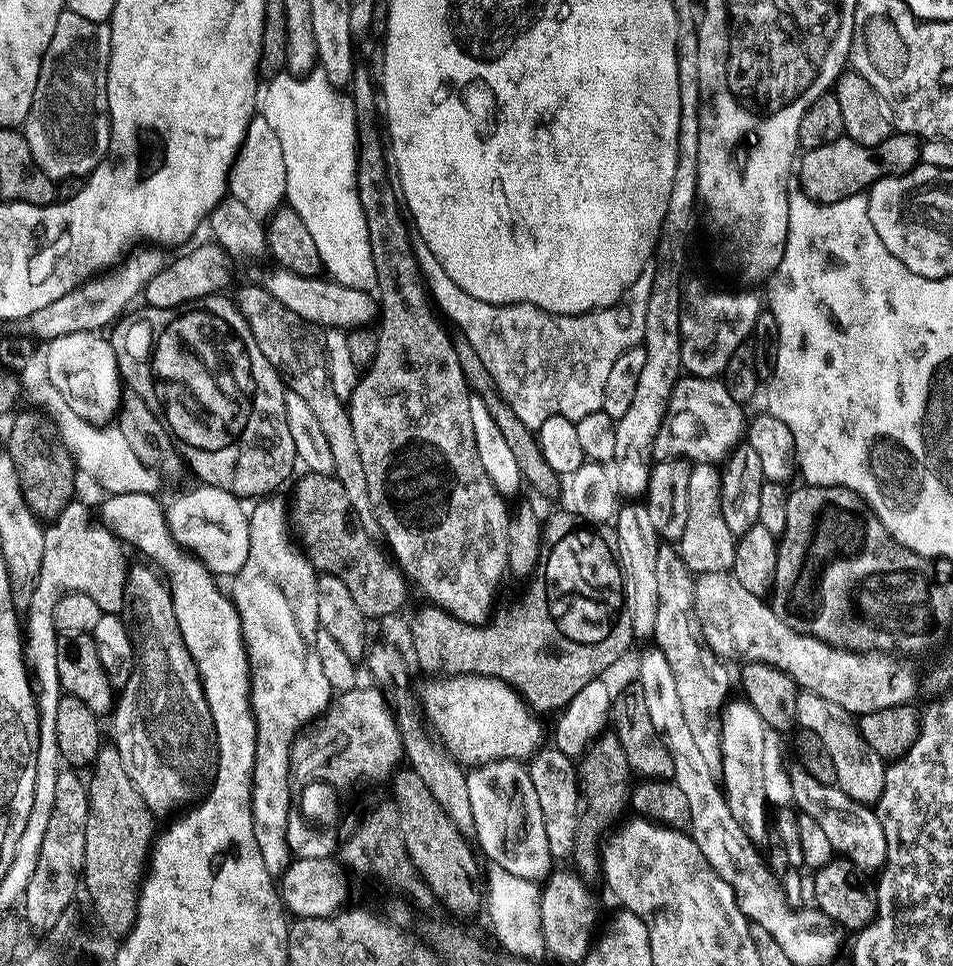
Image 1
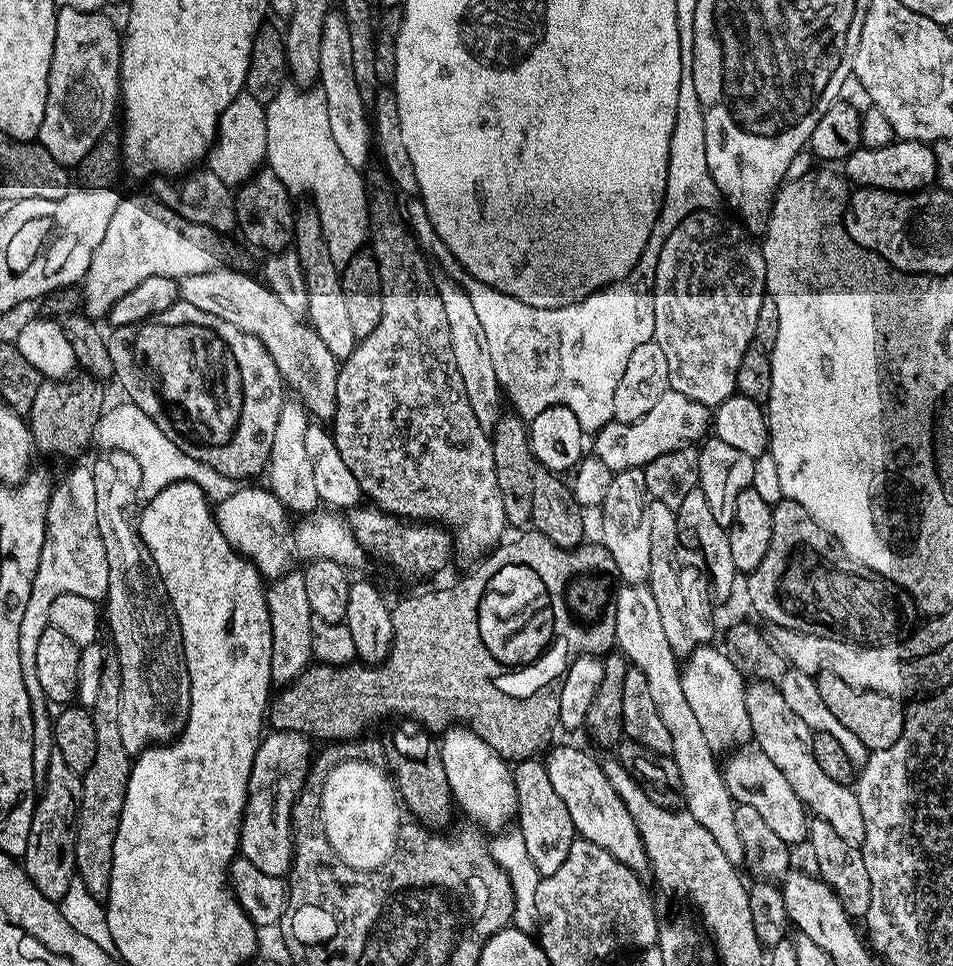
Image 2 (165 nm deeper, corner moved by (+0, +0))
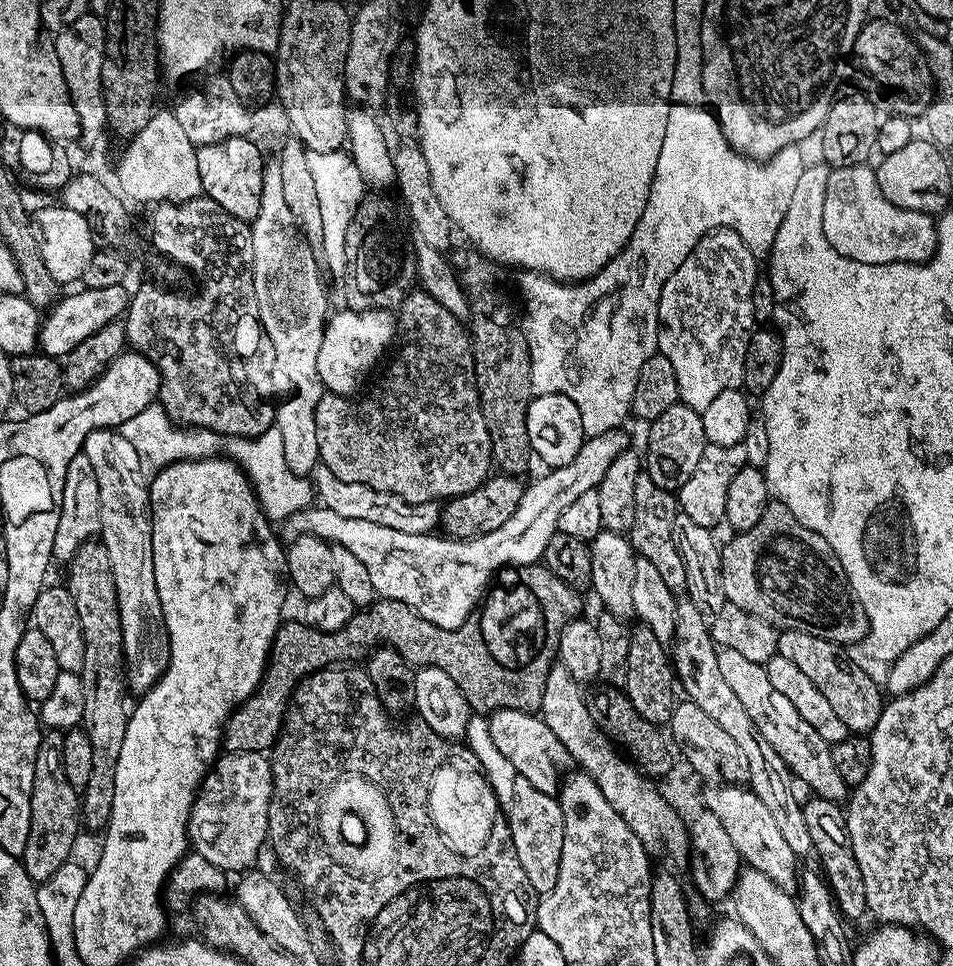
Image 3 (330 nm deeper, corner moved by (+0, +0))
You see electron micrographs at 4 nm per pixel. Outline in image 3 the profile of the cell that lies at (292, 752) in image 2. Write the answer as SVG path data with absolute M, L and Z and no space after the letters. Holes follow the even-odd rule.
M225 751L213 763L188 815L188 843L225 874L251 869L268 839L272 761L263 752Z

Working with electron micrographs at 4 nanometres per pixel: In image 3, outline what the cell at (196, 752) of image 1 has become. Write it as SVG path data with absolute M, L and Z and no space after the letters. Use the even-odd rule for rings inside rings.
M100 428L91 432L82 451L90 458L98 478L98 502L102 502L98 539L110 554L116 597L120 603L122 638L128 636L128 652L124 655L126 688L129 693L143 694L160 681L160 675L168 665L168 631L164 628L158 586L154 586L149 485L143 480L138 450L122 438L119 430Z

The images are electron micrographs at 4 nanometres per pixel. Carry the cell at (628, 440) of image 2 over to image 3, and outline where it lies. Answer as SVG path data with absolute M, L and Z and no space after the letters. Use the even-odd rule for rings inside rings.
M620 428L587 437L574 462L545 471L545 476L529 483L522 502L518 502L518 510L514 510L498 530L490 530L490 534L473 540L454 540L427 532L406 534L406 530L390 530L390 526L378 526L378 522L342 518L342 514L334 514L334 510L323 506L303 508L283 521L283 535L288 538L317 536L332 544L341 544L366 566L377 597L402 602L426 618L426 622L452 632L462 626L481 603L497 573L509 566L537 563L543 557L546 542L557 532L558 514L562 514L578 494L599 488L610 462L629 448L628 436Z

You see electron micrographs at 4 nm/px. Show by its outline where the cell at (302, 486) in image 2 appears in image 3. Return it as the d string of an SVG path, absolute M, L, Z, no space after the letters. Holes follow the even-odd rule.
M276 158L269 159L264 165L264 177L262 178L262 206L258 210L258 214L250 222L252 230L252 258L250 261L250 271L252 273L252 289L254 290L254 298L258 306L258 314L260 316L260 325L264 327L264 334L270 338L270 346L274 346L274 370L272 377L274 378L274 396L278 403L275 405L276 418L274 427L282 430L282 451L286 453L286 466L290 466L290 470L294 470L294 474L299 476L308 476L315 470L317 464L320 463L320 447L318 446L318 434L316 433L316 407L320 401L320 397L325 395L326 389L324 383L320 381L318 374L318 350L322 343L325 323L330 316L328 310L328 296L324 293L324 280L320 277L321 265L318 259L311 253L310 246L304 237L303 230L297 223L297 219L286 206L285 195L282 194L281 171L279 170L279 162Z

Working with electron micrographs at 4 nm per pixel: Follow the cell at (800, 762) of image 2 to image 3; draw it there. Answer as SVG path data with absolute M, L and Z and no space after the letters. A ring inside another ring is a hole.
M720 648L717 658L723 679L734 690L735 696L739 697L743 709L750 714L754 726L758 726L762 733L762 738L770 742L772 752L782 758L793 777L797 781L801 780L821 800L843 801L850 789L842 782L842 774L838 774L838 769L834 767L830 745L824 741L822 734L818 734L818 730L814 730L814 726L810 726L810 722L806 722L806 718L802 718L802 714L798 714L798 710L794 710L793 704L779 690L774 690L767 667L750 662L743 654L729 648Z

